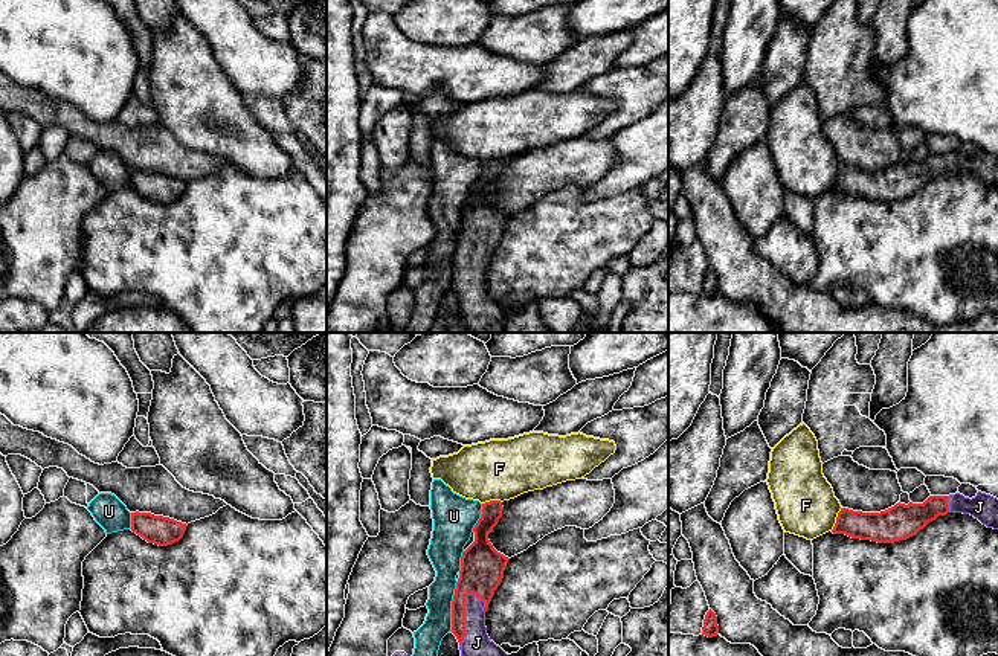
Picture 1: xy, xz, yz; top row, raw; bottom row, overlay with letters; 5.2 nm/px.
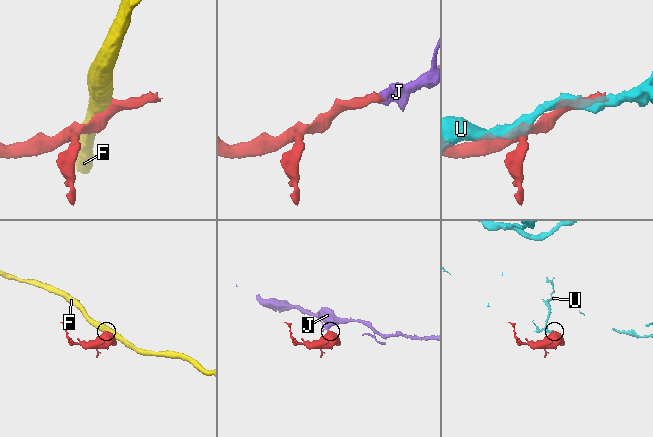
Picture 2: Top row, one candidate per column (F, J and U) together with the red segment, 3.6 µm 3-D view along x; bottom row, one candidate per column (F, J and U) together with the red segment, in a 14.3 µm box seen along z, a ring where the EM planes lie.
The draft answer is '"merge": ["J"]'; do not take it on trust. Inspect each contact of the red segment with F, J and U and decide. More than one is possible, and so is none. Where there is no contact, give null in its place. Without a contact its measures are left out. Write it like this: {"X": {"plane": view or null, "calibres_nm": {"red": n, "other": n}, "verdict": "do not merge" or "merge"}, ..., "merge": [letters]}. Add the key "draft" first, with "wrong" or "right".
{"draft": "right", "F": {"plane": "yz", "calibres_nm": {"red": 160, "other": 320}, "verdict": "do not merge"}, "J": {"plane": "xz", "calibres_nm": {"red": 200, "other": 220}, "verdict": "merge"}, "U": {"plane": "xz", "calibres_nm": {"red": 220, "other": 150}, "verdict": "do not merge"}, "merge": ["J"]}

